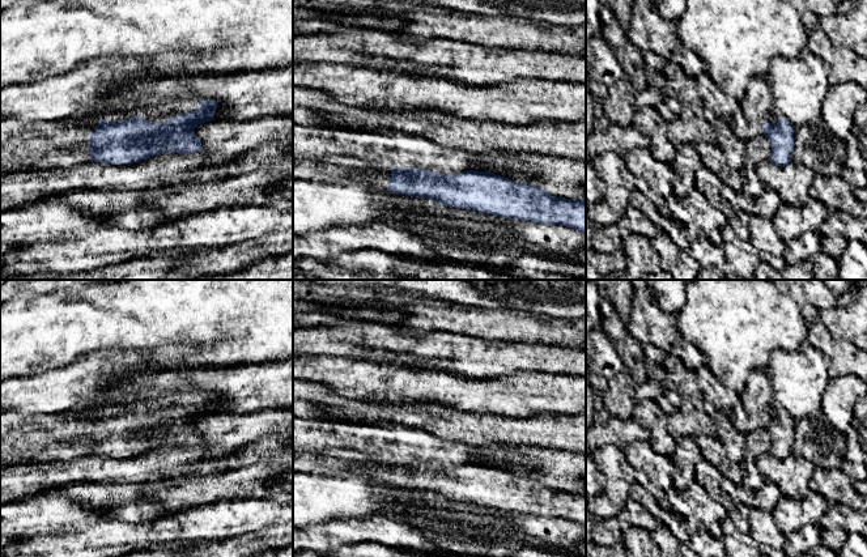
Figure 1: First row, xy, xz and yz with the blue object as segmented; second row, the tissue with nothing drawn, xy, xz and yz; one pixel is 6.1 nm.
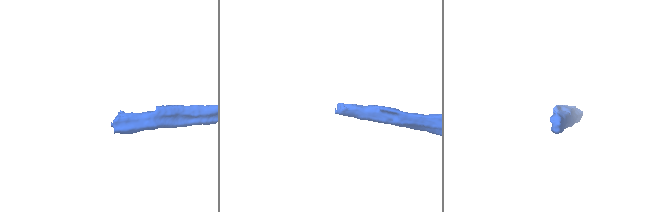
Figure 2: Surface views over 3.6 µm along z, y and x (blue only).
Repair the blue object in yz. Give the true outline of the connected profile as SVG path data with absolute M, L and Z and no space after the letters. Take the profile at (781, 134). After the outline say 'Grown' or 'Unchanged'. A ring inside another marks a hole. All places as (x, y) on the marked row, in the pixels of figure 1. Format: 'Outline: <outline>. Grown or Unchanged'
Outline: M773 109L770 115L772 119L764 124L764 135L772 146L769 160L785 167L792 162L795 127L777 109Z. Grown

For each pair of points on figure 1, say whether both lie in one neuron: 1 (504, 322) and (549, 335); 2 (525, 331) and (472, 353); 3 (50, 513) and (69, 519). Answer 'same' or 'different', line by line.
1: same
2: different
3: same

